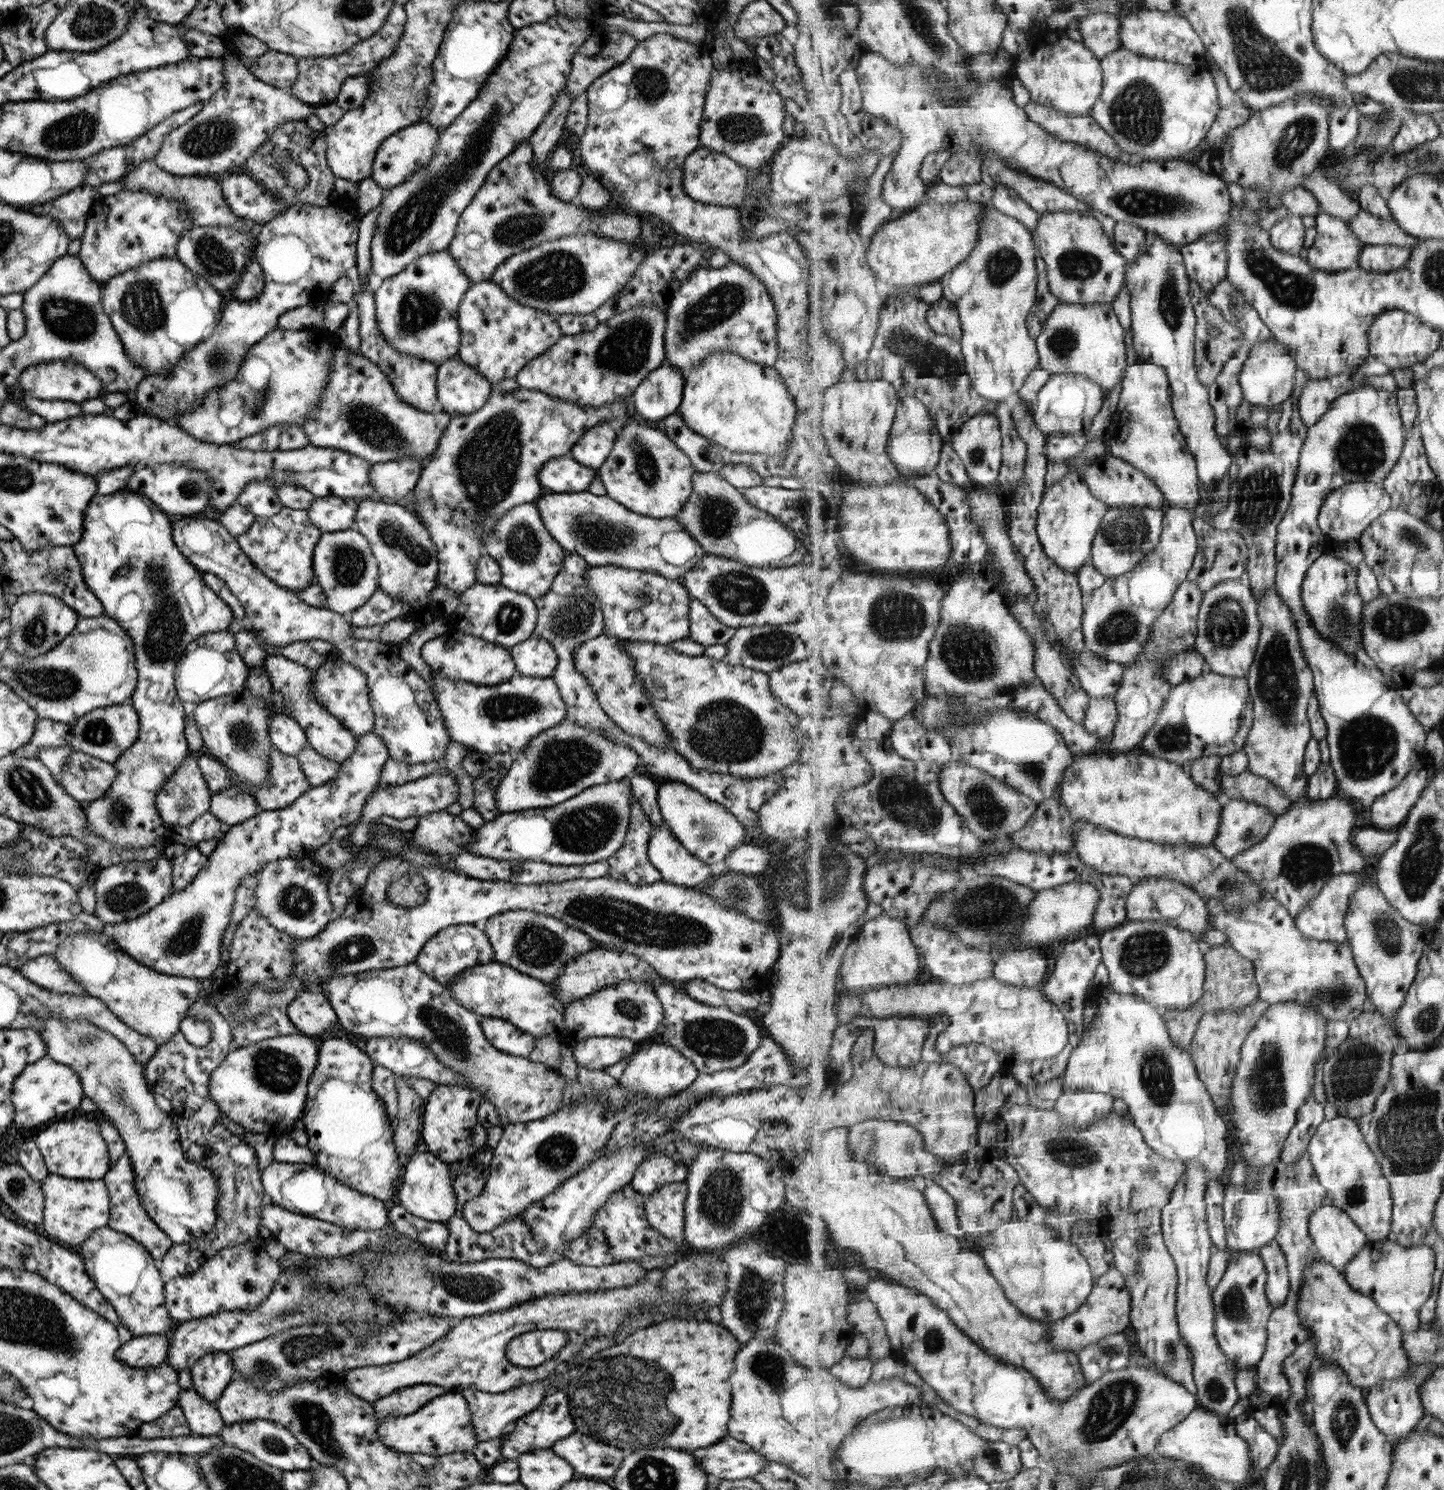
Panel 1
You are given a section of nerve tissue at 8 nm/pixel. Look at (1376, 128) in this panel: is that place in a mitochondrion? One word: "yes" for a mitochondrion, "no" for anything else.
yes

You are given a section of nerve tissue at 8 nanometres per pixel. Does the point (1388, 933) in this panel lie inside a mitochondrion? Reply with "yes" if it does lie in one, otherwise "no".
yes

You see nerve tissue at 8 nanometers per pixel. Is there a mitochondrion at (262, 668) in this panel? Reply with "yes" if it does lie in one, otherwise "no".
no

